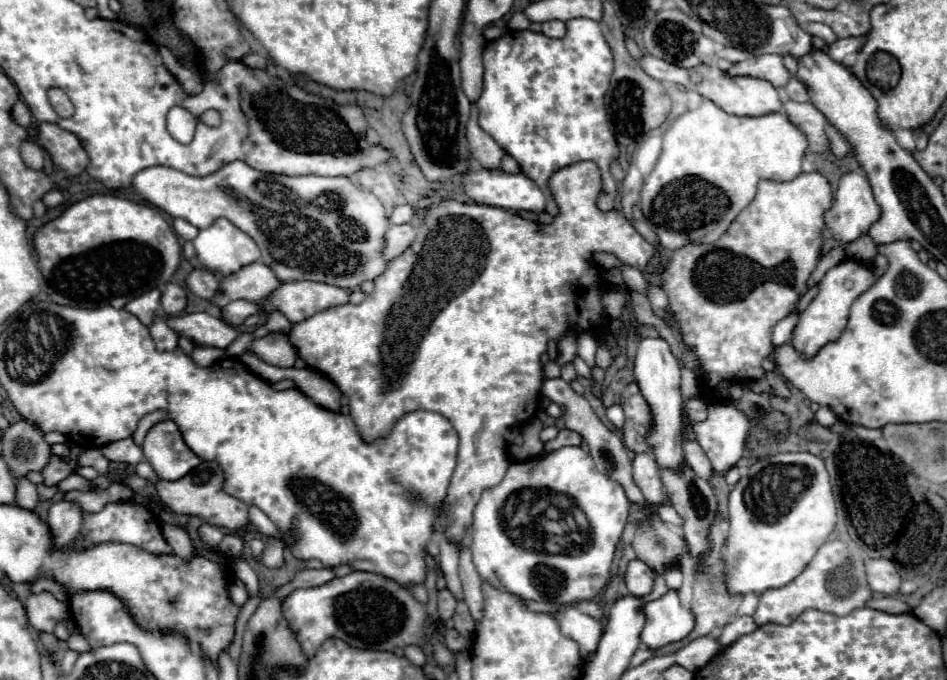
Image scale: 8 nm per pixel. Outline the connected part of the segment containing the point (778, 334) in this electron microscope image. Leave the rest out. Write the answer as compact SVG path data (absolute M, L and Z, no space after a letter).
M788 315L780 323L776 323L774 333L772 333L772 345L774 347L780 347L780 345L784 345L784 343L790 341L792 331L796 327L796 319L798 319L798 315Z

